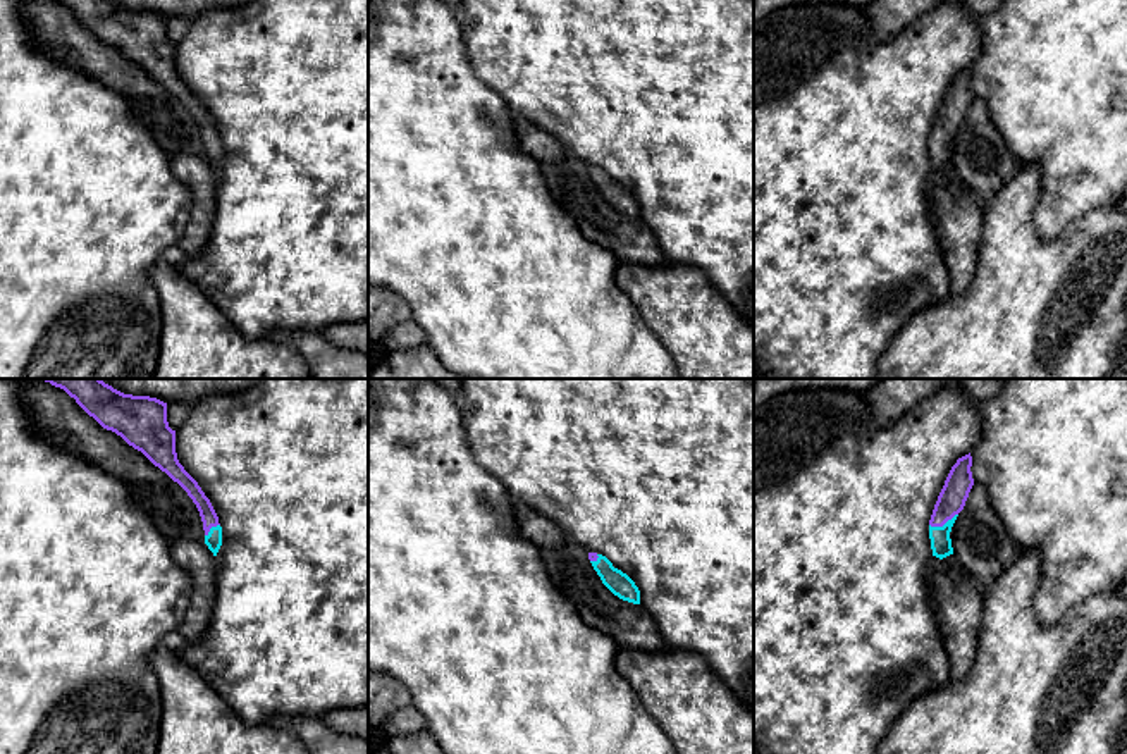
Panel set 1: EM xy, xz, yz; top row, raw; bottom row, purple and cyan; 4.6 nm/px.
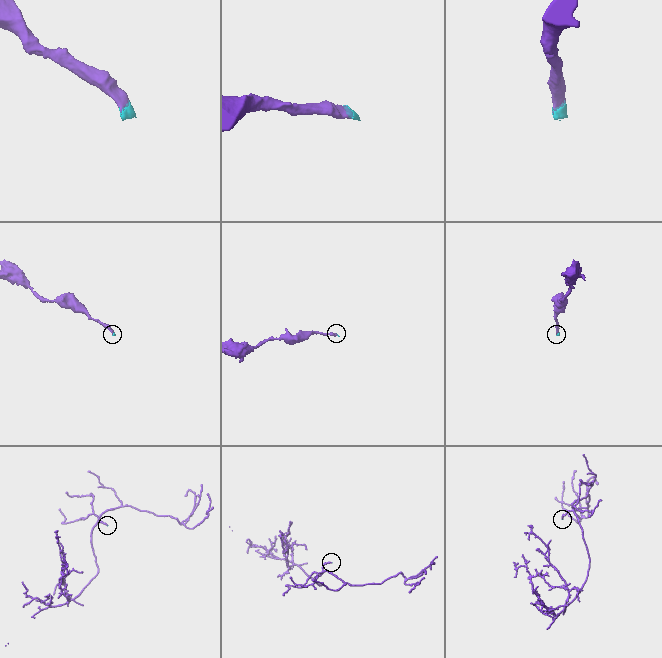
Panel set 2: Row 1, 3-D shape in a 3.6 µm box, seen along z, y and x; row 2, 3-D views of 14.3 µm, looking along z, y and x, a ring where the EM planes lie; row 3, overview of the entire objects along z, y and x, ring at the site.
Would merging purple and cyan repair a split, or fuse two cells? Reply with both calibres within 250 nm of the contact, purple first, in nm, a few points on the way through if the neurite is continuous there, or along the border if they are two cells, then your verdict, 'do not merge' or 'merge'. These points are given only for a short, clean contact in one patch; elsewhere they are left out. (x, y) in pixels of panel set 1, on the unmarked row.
130 nm thick on the purple side, 100 nm on the other; runs through yz (959, 97), (943, 129), (943, 138), (940, 150); merge

